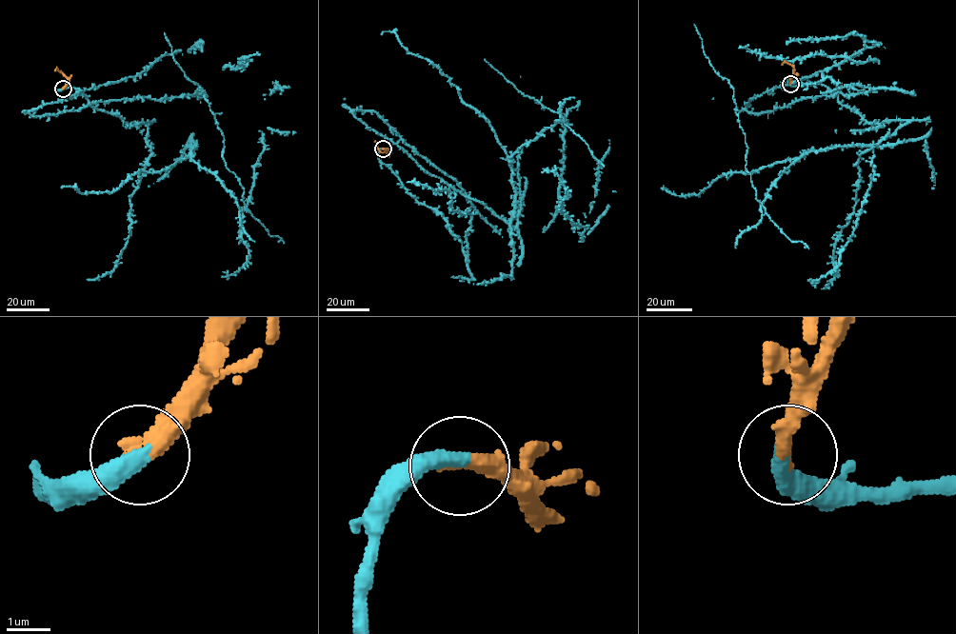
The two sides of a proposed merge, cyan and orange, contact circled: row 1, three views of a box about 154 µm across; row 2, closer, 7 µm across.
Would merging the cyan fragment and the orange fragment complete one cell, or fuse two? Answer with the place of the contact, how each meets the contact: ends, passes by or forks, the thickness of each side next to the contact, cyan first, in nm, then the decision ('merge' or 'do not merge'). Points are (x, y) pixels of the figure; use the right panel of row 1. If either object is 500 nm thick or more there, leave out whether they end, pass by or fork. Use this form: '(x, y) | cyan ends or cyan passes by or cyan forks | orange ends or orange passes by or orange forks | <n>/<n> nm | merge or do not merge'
(790, 84) | cyan ends | orange ends | 420/380 nm | merge

